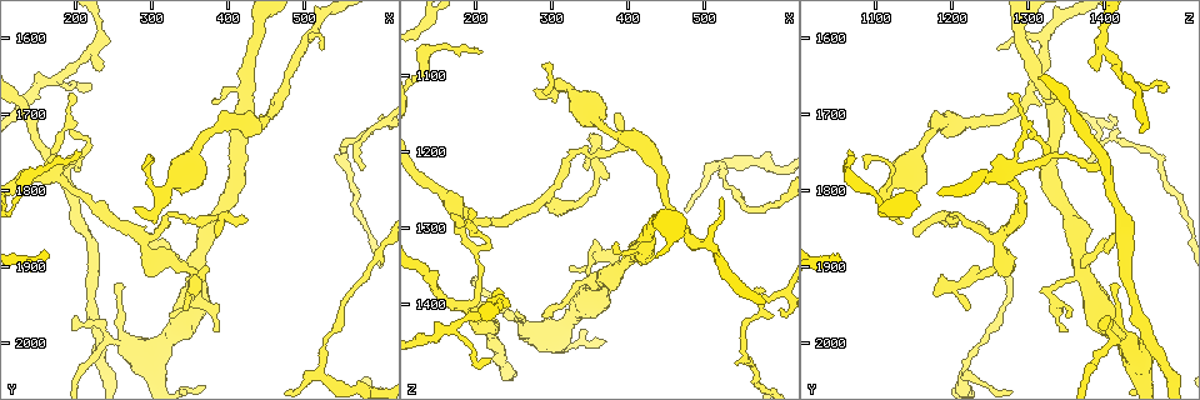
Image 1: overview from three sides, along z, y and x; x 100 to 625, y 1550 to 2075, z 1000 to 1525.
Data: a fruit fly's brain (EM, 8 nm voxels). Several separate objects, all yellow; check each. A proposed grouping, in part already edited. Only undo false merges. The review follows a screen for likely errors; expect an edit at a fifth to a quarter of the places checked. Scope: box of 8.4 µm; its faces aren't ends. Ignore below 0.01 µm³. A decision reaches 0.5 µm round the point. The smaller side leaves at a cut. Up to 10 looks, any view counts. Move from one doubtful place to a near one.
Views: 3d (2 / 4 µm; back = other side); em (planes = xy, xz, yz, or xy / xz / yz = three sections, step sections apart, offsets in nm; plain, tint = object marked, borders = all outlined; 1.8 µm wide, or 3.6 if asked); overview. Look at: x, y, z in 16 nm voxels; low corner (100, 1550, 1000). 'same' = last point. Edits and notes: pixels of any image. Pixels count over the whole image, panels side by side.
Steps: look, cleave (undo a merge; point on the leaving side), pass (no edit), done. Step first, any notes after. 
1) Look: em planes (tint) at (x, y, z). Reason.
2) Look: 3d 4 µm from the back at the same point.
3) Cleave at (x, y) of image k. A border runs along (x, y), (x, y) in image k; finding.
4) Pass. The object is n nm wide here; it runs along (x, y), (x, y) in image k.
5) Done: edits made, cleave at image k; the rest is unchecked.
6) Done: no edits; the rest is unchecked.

Look: 3d 2 µm at (225, 1615, 1400). Sharp bend.

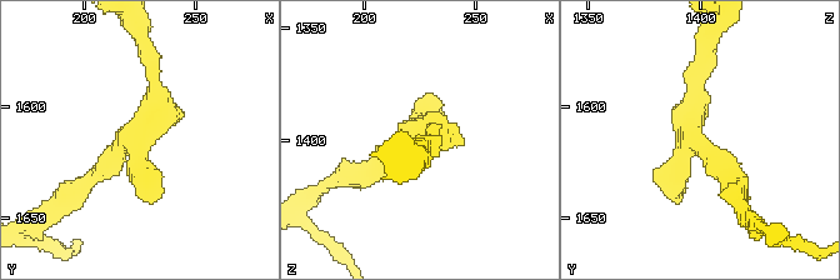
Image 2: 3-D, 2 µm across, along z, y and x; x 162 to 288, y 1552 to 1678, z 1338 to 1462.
Look: em planes (tint) at (222, 1614, 1397). Shape alone is not enough.

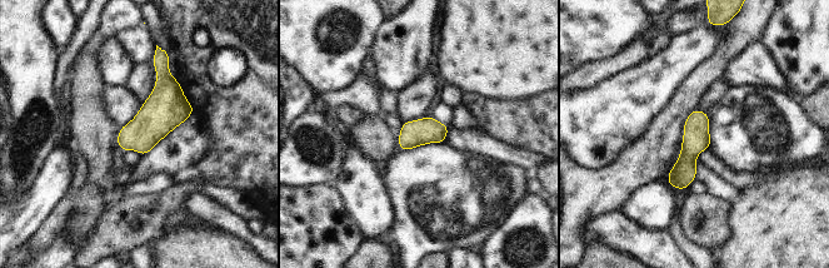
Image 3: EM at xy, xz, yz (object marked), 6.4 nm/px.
Pass. It runs along (697, 113), (697, 138), (679, 185) in image 3; one neuron here.

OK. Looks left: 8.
Look: 3d 4 µm at (575, 1730, 1405). A narrow waist.

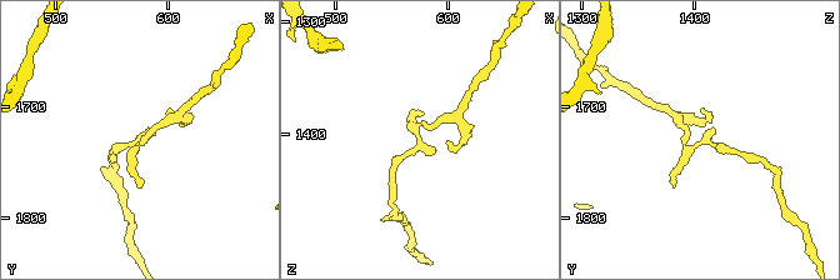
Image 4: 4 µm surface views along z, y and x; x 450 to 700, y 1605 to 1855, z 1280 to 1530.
Look: em planes (tint) at (572, 1734, 1408).

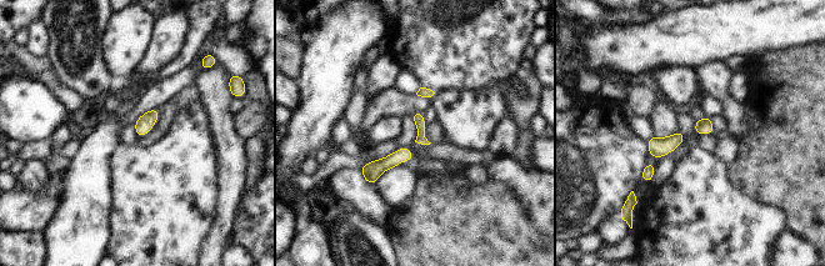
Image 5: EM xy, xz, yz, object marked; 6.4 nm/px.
Pass. All the same neuron.

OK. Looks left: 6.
Look: em 3.6 µm planes (tint) at (185, 1770, 1400). Three arms meet.

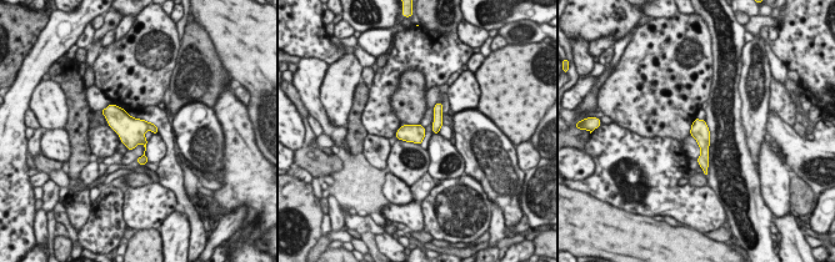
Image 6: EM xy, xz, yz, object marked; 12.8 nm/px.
Cleave at (131, 131) of image 6. A border runs along (148, 124), (149, 129) in image 6; a second neuron is stuck on.

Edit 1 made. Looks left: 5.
Look: 3d 4 µm at (170, 1780, 1275). Four arms meet.

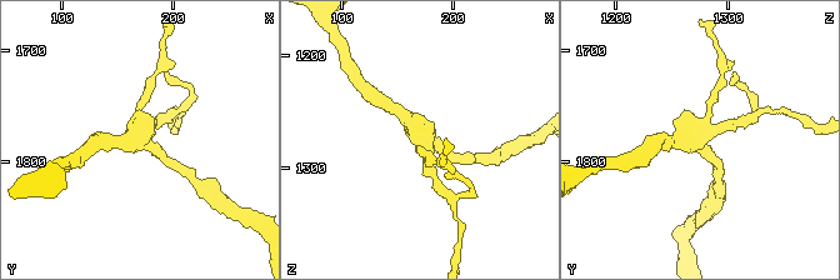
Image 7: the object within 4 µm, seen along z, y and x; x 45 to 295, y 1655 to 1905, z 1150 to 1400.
Look: em planes (plain) at (172, 1778, 1272). 4 arms meet here; need the tissue.

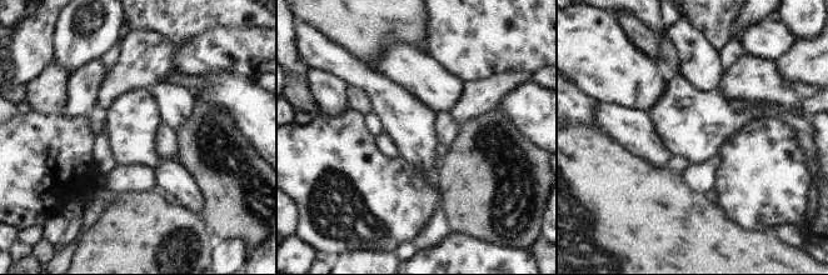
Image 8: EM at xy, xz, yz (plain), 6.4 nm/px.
Look: em planes (tint) at the same point.

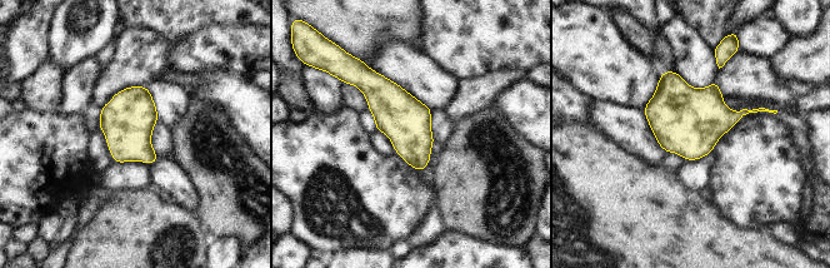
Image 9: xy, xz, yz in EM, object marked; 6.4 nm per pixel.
Pass. Continuous, no second neuron.

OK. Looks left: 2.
Done: edits made, cleave at image 6; the rest is unchecked.

